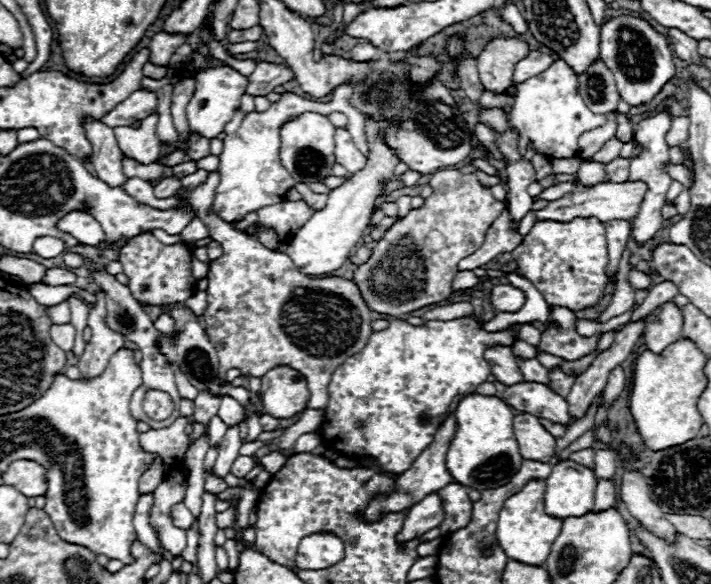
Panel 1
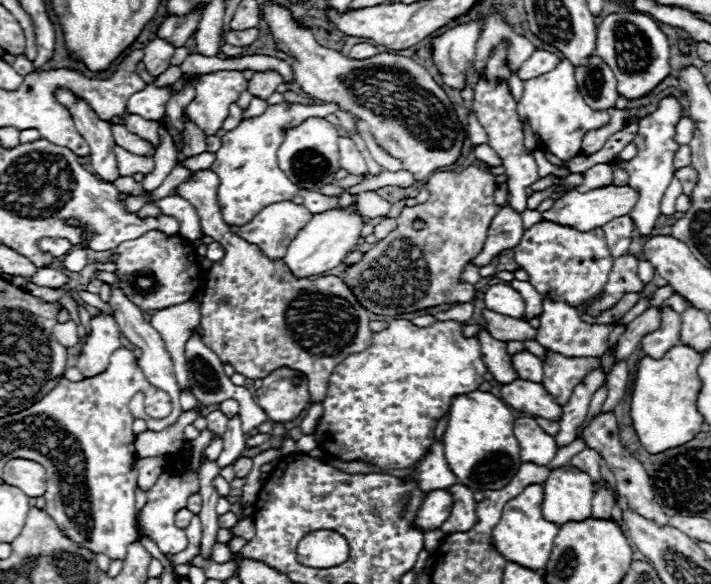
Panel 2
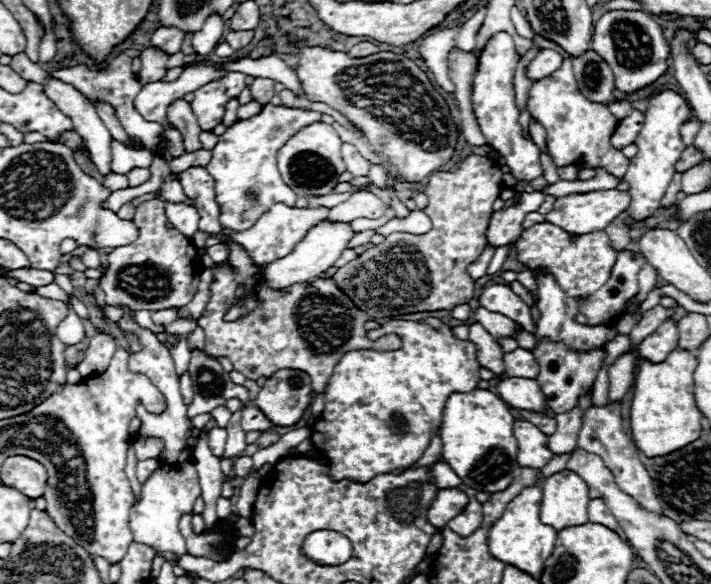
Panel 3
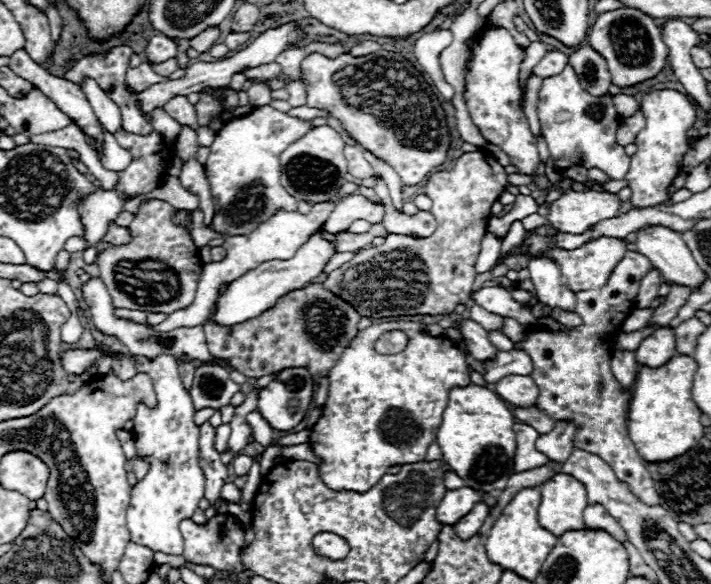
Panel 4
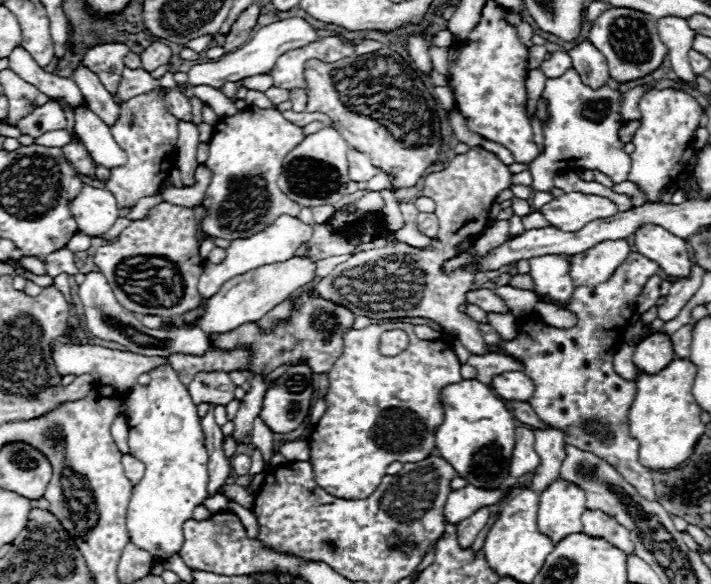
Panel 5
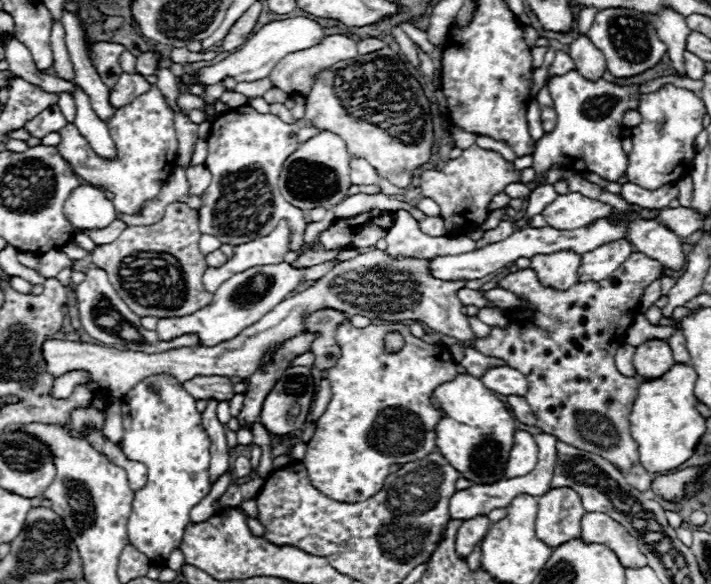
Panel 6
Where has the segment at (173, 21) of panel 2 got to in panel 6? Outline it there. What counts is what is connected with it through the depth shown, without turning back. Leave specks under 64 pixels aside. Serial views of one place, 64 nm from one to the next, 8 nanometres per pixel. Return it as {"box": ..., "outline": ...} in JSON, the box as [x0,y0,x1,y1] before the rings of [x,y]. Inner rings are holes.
{"box":[136,52,160,76],"outline":[[[144,52],[138,56],[138,62],[136,62],[136,72],[138,74],[144,74],[144,76],[150,76],[156,72],[156,68],[160,66],[160,56],[158,52]]]}

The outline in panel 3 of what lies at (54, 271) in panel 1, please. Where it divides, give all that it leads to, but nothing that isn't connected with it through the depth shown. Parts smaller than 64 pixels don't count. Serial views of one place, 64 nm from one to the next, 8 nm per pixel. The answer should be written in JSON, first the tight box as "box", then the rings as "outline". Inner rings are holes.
{"box":[4,268,54,286],"outline":[[[30,268],[30,270],[14,270],[14,272],[4,272],[4,276],[12,276],[16,280],[22,280],[30,286],[48,286],[54,282],[54,272],[48,272],[48,270],[36,270],[36,268]]]}

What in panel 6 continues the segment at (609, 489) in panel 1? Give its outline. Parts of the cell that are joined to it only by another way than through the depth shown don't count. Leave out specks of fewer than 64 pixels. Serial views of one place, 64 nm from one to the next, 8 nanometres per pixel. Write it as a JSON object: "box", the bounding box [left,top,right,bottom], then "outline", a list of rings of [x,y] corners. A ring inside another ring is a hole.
{"box":[580,512,646,568],"outline":[[[602,512],[584,514],[580,538],[584,542],[606,544],[610,550],[614,550],[618,554],[624,568],[646,566],[646,558],[640,554],[636,538],[632,538],[624,526],[620,526],[616,520],[612,520],[610,516],[606,516]]]}

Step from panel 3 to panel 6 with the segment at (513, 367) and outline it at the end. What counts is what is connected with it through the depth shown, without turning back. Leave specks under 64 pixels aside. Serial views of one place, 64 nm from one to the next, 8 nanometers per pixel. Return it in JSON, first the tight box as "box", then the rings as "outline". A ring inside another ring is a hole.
{"box":[460,348,506,378],"outline":[[[466,348],[466,356],[460,362],[460,366],[464,366],[468,370],[468,374],[472,374],[476,378],[482,378],[488,368],[496,368],[496,366],[504,366],[504,364],[506,364],[504,360],[494,358],[494,356],[484,356],[472,348]]]}

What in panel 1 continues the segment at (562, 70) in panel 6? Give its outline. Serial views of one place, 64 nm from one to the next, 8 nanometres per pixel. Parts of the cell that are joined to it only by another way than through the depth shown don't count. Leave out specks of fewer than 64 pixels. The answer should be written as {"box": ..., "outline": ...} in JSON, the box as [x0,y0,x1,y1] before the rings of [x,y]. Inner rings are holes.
{"box":[512,52,554,84],"outline":[[[530,52],[524,60],[520,60],[516,66],[514,66],[514,76],[512,76],[512,84],[520,84],[528,78],[534,78],[536,74],[544,72],[554,60],[548,56],[548,54],[542,54],[542,52]]]}

